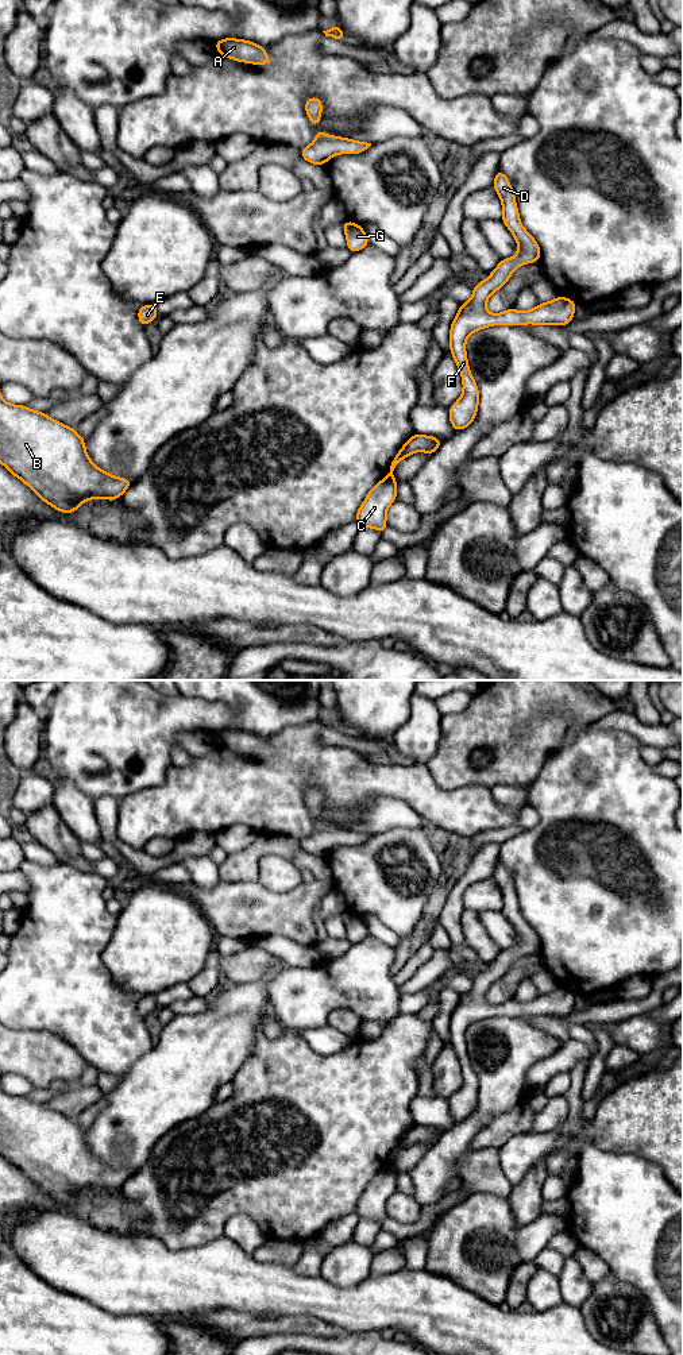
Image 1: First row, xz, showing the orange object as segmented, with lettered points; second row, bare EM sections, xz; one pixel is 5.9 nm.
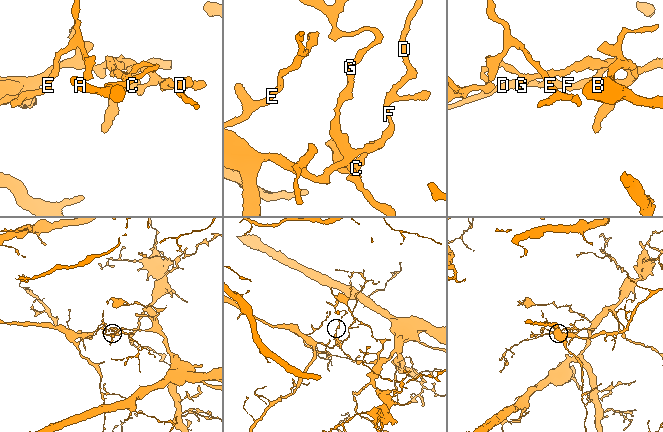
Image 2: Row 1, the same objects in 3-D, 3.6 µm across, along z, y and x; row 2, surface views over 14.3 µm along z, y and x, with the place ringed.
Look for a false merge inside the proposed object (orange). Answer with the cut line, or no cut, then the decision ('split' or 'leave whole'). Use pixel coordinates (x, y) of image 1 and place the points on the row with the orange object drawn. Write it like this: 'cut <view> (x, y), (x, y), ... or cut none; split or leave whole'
cut xz (389, 475), (393, 478); split

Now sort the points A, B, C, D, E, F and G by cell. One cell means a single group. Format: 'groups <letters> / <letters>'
groups A C G / B D E F

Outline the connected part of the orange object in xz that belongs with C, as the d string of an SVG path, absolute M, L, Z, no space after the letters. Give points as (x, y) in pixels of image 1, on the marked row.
M387 476L379 480L367 494L356 513L359 526L373 528L383 533L387 528L386 510L397 499L397 480Z

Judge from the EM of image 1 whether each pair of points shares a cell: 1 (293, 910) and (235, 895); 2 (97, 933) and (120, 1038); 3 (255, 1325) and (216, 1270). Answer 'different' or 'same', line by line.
1: same
2: same
3: different

